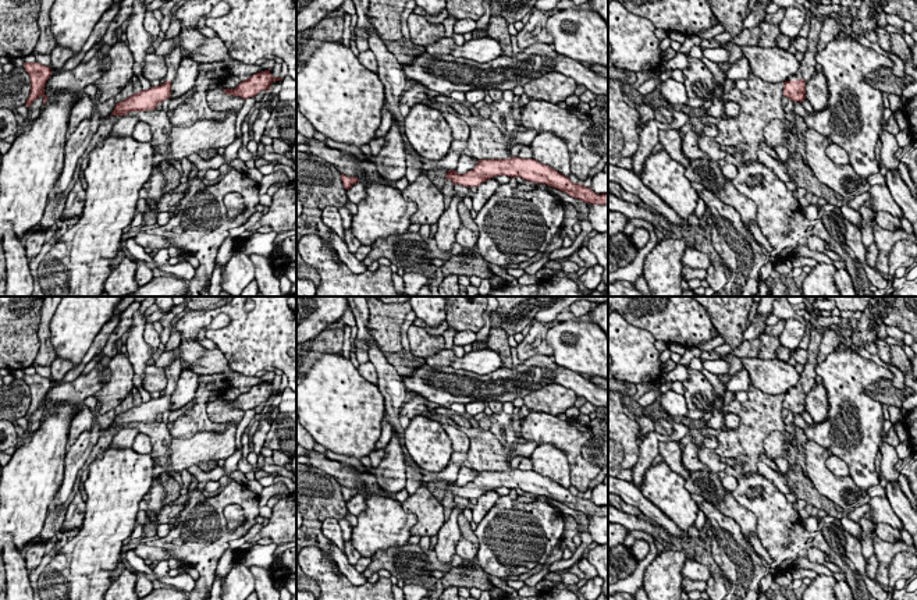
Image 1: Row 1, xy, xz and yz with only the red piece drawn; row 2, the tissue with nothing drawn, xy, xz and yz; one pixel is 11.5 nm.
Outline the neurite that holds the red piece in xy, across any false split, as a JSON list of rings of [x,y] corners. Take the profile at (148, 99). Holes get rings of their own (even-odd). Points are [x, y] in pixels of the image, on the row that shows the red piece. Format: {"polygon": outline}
{"polygon": [[[175,47],[171,53],[164,56],[167,64],[166,82],[157,86],[152,86],[147,90],[134,93],[128,99],[115,103],[111,116],[127,116],[129,111],[145,111],[157,109],[159,103],[166,99],[171,99],[171,81],[175,78],[184,52],[181,47]]]}

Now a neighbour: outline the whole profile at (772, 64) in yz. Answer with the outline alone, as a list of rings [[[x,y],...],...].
[[[742,46],[742,52],[751,72],[771,84],[788,81],[802,65],[795,54],[779,47]]]

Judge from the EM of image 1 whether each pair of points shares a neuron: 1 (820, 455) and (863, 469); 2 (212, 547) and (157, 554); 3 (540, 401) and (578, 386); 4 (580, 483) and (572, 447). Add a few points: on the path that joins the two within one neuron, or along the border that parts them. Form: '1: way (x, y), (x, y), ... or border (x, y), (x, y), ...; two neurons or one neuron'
1: border (849, 475), (866, 492); two neurons
2: border (159, 546), (173, 557); two neurons
3: border (536, 389), (544, 384), (560, 383), (578, 396); two neurons
4: way (580, 475), (573, 455); one neuron

